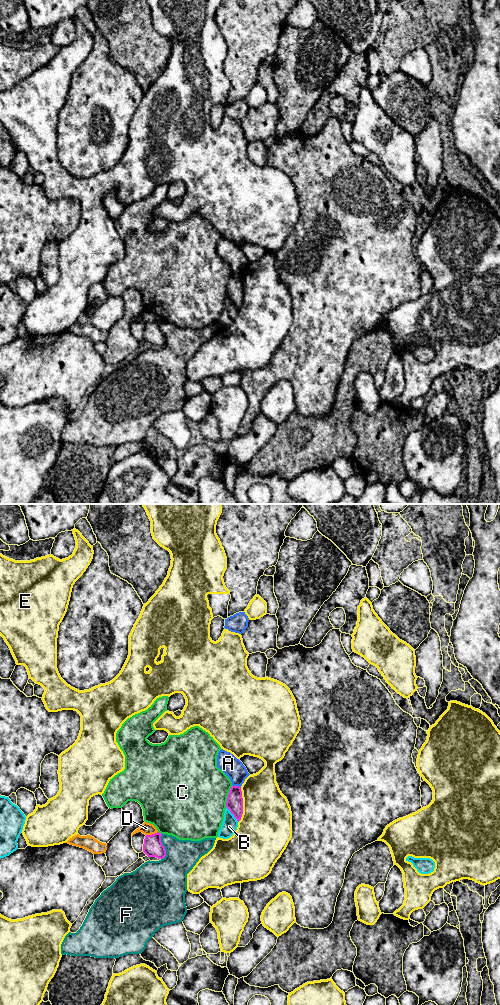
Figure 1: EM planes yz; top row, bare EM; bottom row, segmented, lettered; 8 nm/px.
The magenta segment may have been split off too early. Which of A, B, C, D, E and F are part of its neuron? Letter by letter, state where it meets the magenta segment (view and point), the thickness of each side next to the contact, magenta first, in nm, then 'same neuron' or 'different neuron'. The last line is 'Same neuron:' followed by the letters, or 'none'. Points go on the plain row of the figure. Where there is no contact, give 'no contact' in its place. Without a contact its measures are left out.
A: meets magenta in yz at (237, 274); 130 nm thick on the magenta side, 160 nm on the other; different neuron
B: meets magenta in yz at (232, 301); 130 nm thick on the magenta side, 120 nm on the other; different neuron
C: meets magenta in yz at (228, 284); 130 nm thick on the magenta side, 480 nm on the other; different neuron
D: meets magenta in yz at (152, 322); 160 nm thick on the magenta side, 100 nm on the other; different neuron
E: meets magenta in yz at (242, 293); 130 nm thick on the magenta side, 420 nm on the other; different neuron
F: meets magenta in yz at (164, 335); 160 nm thick on the magenta side, 320 nm on the other; different neuron
Same neuron: none

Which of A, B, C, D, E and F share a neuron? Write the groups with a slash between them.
A E / B / C / D / F

